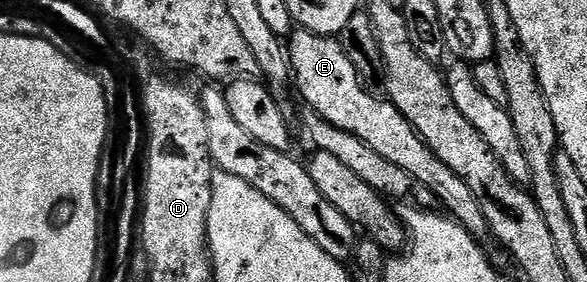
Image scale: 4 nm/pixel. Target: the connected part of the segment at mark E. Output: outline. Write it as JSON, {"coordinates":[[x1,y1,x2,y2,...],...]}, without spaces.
{"coordinates":[[298,28,288,38,287,44,295,89,301,92,302,99,309,104,312,112,335,127,363,139,367,147,385,156,389,162,403,167,403,171,414,177,418,185,427,187,433,193,440,208,458,221,471,236,478,239,490,236,487,215,483,215,483,207,479,199,475,199,475,191,471,191,471,187,467,187,467,183,463,183,463,179,459,179,459,175,455,175,455,171,451,171,451,167,447,167,439,155,431,152,429,144,413,130,409,120,388,99,377,98,365,90,366,82,357,73,336,36,324,37,322,33]]}

